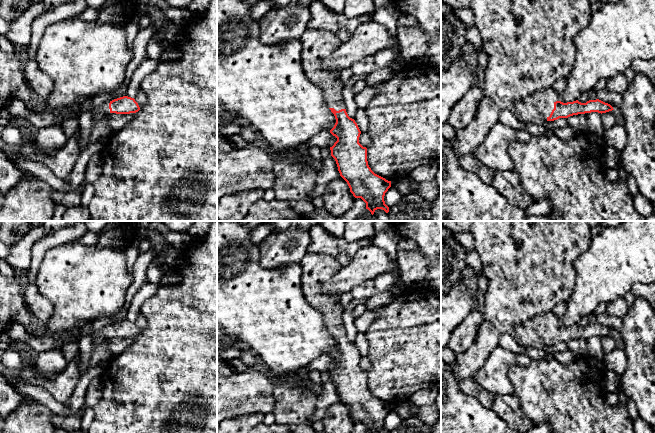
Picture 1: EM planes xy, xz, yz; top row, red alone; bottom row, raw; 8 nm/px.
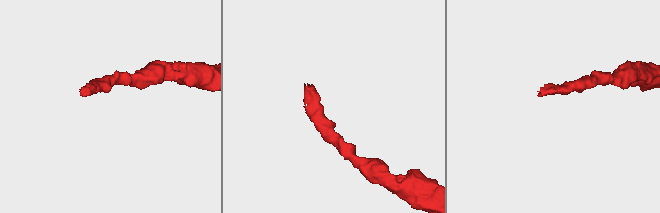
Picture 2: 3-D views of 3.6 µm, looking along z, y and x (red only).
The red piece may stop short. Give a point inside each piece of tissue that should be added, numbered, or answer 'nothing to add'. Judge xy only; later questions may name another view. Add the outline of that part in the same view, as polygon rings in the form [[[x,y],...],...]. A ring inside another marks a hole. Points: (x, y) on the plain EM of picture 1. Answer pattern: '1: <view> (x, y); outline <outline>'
1: xy (105, 334); outline [[[110,325],[106,326],[102,332],[99,334],[99,336],[102,338],[102,339],[108,339],[108,338],[111,338],[110,337],[110,333],[109,333],[109,327]]]

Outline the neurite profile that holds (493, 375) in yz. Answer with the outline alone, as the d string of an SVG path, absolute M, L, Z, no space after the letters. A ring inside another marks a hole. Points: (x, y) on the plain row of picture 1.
M498 346L490 353L482 367L472 378L489 392L497 395L514 394L512 382L508 377L508 370L515 364L517 364L516 354Z

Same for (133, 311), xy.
M172 269L169 273L162 275L160 283L154 285L145 283L133 296L131 304L126 308L125 320L135 322L141 314L143 303L152 297L158 290L160 285L177 284L180 281L179 274Z

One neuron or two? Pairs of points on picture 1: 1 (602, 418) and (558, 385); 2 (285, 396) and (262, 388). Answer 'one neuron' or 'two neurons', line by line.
1: one neuron
2: two neurons

